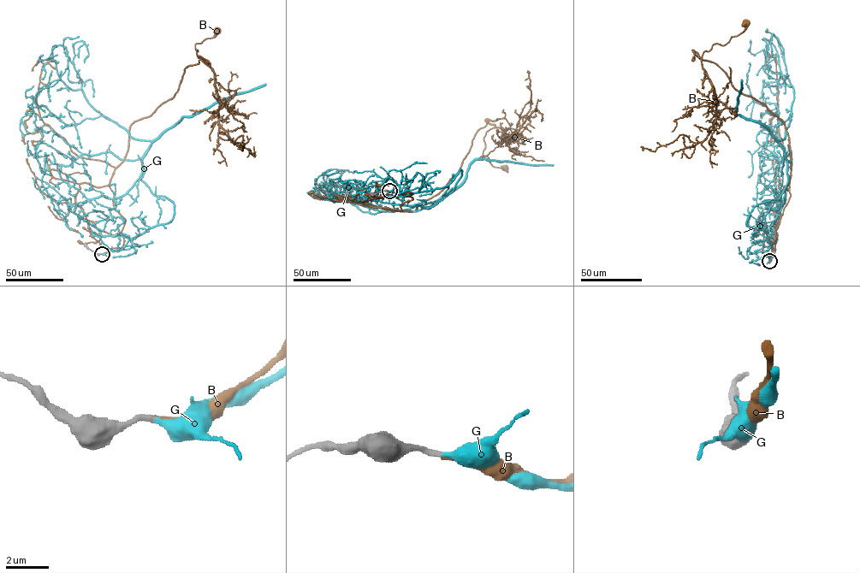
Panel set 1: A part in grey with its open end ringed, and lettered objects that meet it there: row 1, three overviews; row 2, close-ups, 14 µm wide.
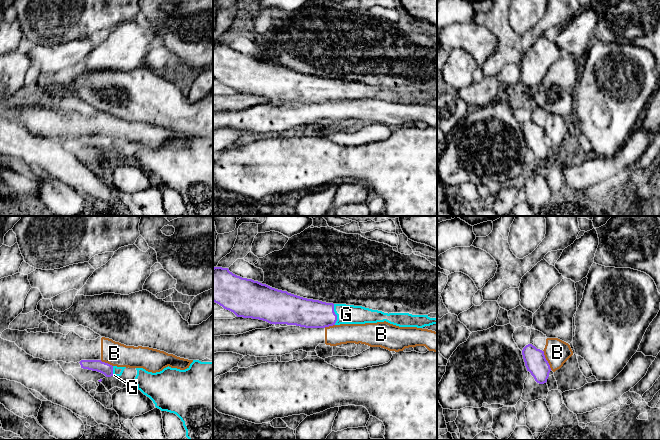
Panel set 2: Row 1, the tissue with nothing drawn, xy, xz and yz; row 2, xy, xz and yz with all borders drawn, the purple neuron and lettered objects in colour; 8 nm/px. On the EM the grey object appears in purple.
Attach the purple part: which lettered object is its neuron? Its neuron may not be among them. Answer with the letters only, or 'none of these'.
G

